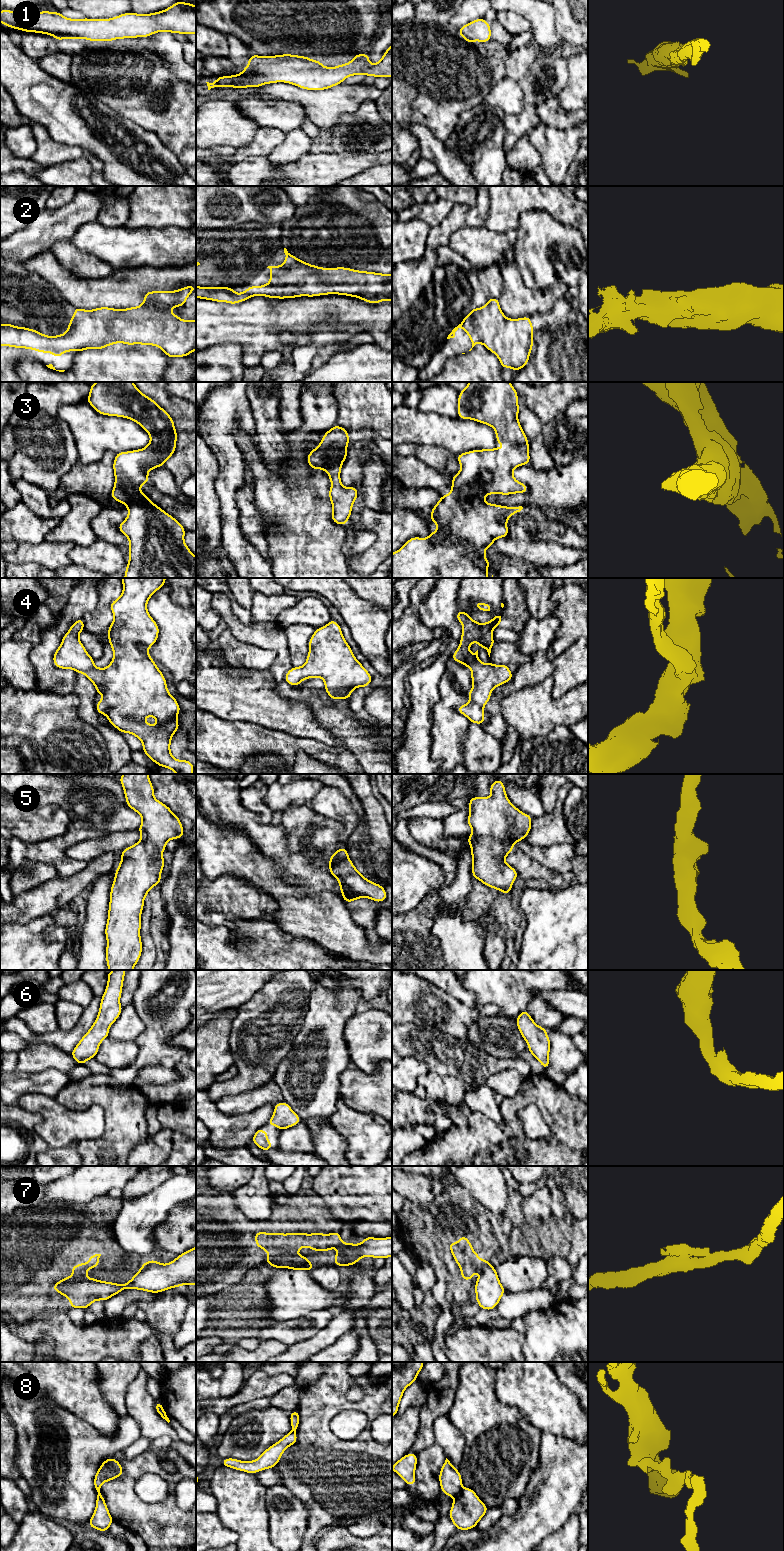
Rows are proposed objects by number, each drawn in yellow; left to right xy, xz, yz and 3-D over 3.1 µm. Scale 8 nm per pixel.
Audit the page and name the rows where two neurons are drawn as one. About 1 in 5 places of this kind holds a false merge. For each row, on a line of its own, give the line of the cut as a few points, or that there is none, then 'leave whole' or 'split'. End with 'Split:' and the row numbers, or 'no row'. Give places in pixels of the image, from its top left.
1: cut none; leave whole
2: cut none; leave whole
3: cut none; leave whole
4: cut none; leave whole
5: cut none; leave whole
6: cut none; leave whole
7: cut xy (98, 1265), (88, 1262), (84, 1267), (79, 1267), (72, 1272); split
8: cut yz (462, 1488), (459, 1494); split
Split: 7, 8

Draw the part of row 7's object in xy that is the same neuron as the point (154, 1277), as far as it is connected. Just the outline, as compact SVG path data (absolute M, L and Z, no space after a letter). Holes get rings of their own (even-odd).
M196 1245L185 1251L168 1264L156 1260L146 1261L140 1270L125 1284L100 1281L88 1278L89 1269L97 1264L87 1263L85 1268L72 1272L70 1277L63 1278L52 1286L70 1301L70 1308L87 1309L97 1300L107 1301L124 1289L137 1289L150 1293L159 1293L175 1287L190 1284L196 1285Z

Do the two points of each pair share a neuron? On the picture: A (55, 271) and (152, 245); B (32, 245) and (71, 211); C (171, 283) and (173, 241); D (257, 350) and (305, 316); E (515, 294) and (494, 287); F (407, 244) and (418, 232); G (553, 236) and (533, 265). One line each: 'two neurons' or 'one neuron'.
A: two neurons
B: one neuron
C: two neurons
D: one neuron
E: two neurons
F: one neuron
G: one neuron

